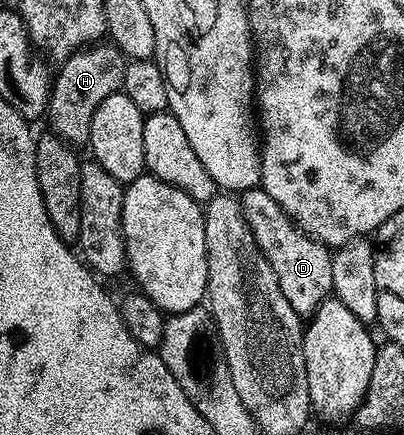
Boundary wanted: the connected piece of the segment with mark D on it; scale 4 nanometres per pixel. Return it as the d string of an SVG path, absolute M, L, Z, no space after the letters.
M258 187L244 190L239 200L247 223L253 229L255 243L259 243L267 263L275 267L275 275L279 279L283 295L287 295L287 303L295 307L300 317L308 318L333 292L333 258L329 246L322 245L297 228L297 224L286 215L283 207L279 207L279 203L275 203L275 199L271 199L271 195L267 195L265 189Z

